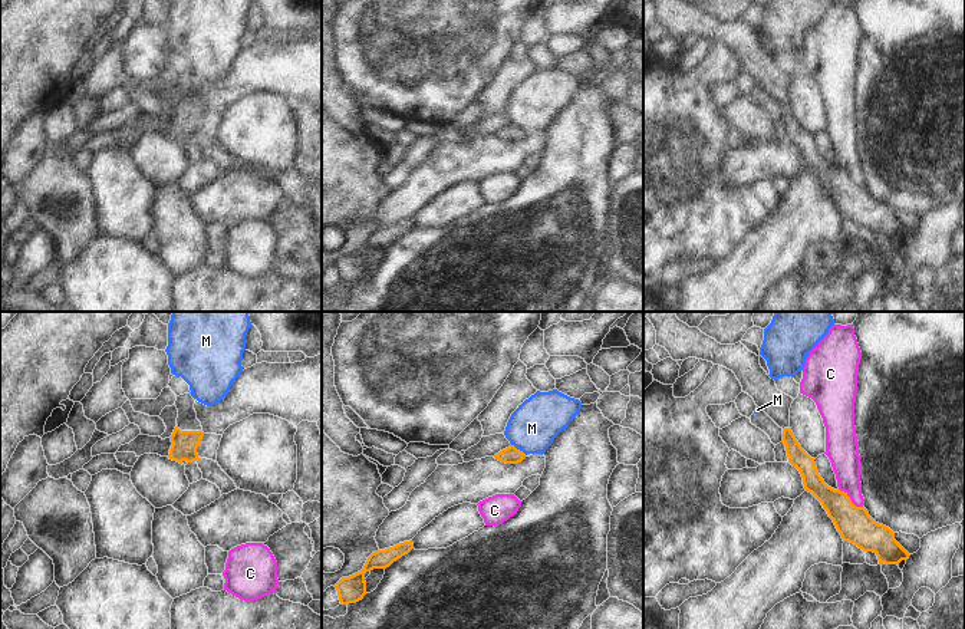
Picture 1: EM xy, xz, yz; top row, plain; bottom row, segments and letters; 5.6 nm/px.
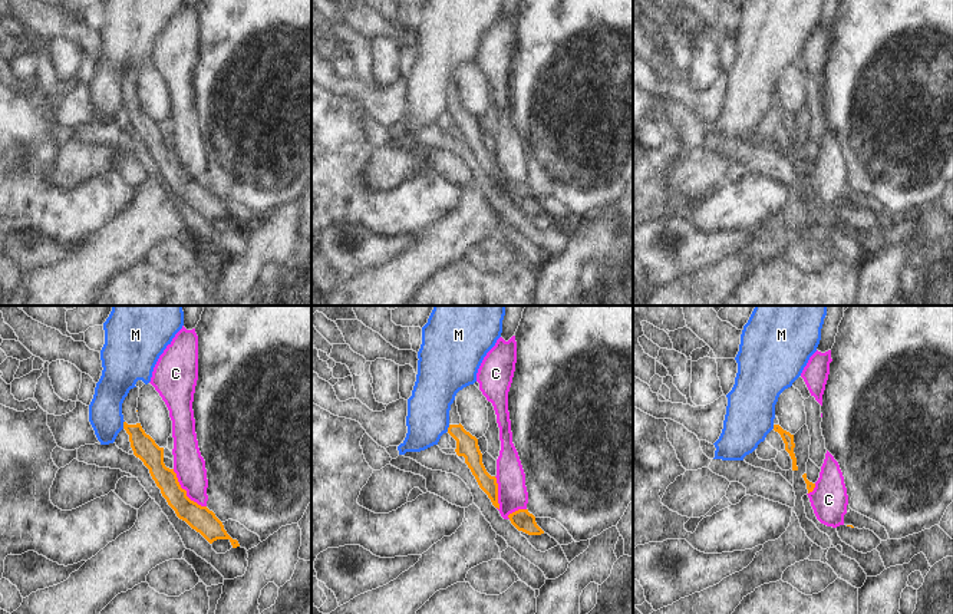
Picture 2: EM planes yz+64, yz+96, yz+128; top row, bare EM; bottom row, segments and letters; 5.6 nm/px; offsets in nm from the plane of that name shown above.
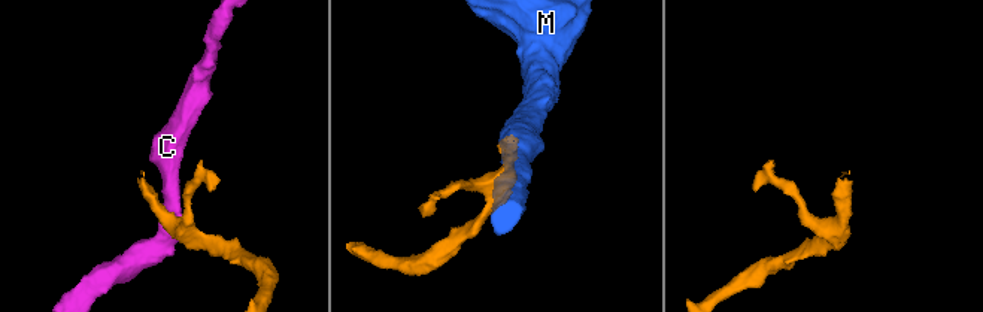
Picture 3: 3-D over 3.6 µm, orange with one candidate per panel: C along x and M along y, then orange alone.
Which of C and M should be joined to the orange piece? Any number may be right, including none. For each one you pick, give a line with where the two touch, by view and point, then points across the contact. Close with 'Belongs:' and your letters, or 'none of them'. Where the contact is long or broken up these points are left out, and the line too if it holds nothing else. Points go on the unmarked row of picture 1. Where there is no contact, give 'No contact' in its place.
Belongs: none of them.

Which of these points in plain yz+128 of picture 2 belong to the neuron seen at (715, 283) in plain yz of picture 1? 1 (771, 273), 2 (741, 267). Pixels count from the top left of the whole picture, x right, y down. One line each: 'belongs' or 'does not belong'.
1: does not belong
2: belongs

